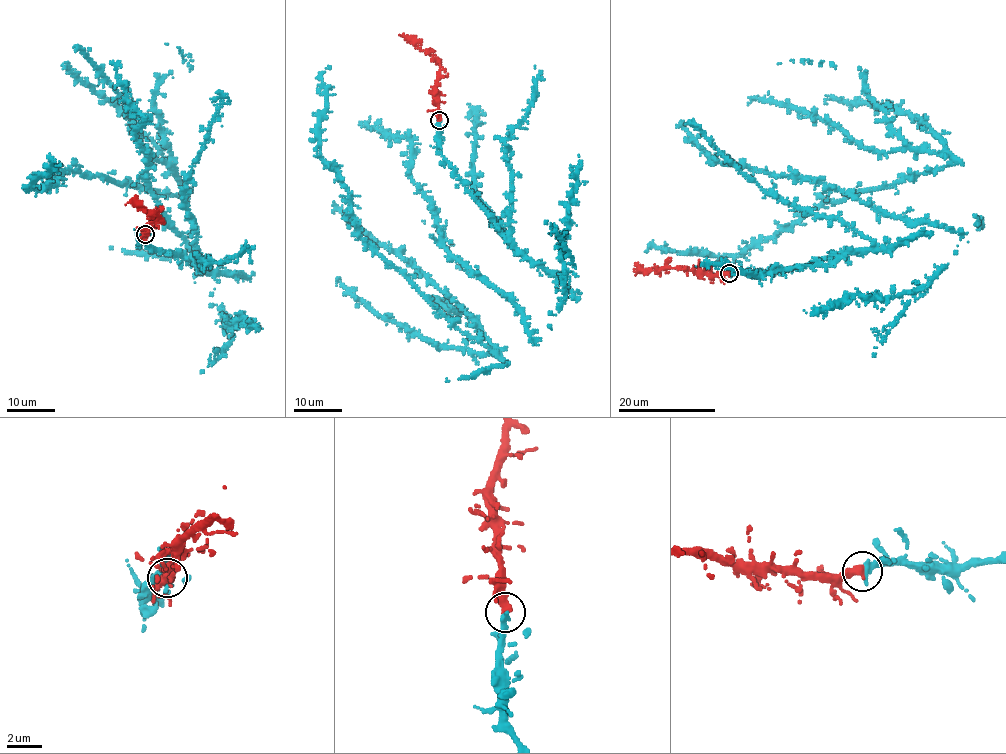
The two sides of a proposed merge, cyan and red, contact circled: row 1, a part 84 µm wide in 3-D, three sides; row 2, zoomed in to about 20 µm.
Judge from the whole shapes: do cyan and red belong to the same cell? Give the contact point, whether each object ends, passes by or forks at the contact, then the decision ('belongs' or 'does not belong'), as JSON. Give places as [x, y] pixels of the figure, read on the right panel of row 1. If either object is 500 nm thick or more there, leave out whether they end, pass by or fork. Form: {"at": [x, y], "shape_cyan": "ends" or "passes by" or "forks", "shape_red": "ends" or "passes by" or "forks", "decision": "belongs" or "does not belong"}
{"at": [729, 273], "shape_cyan": "ends", "shape_red": "ends", "decision": "belongs"}

